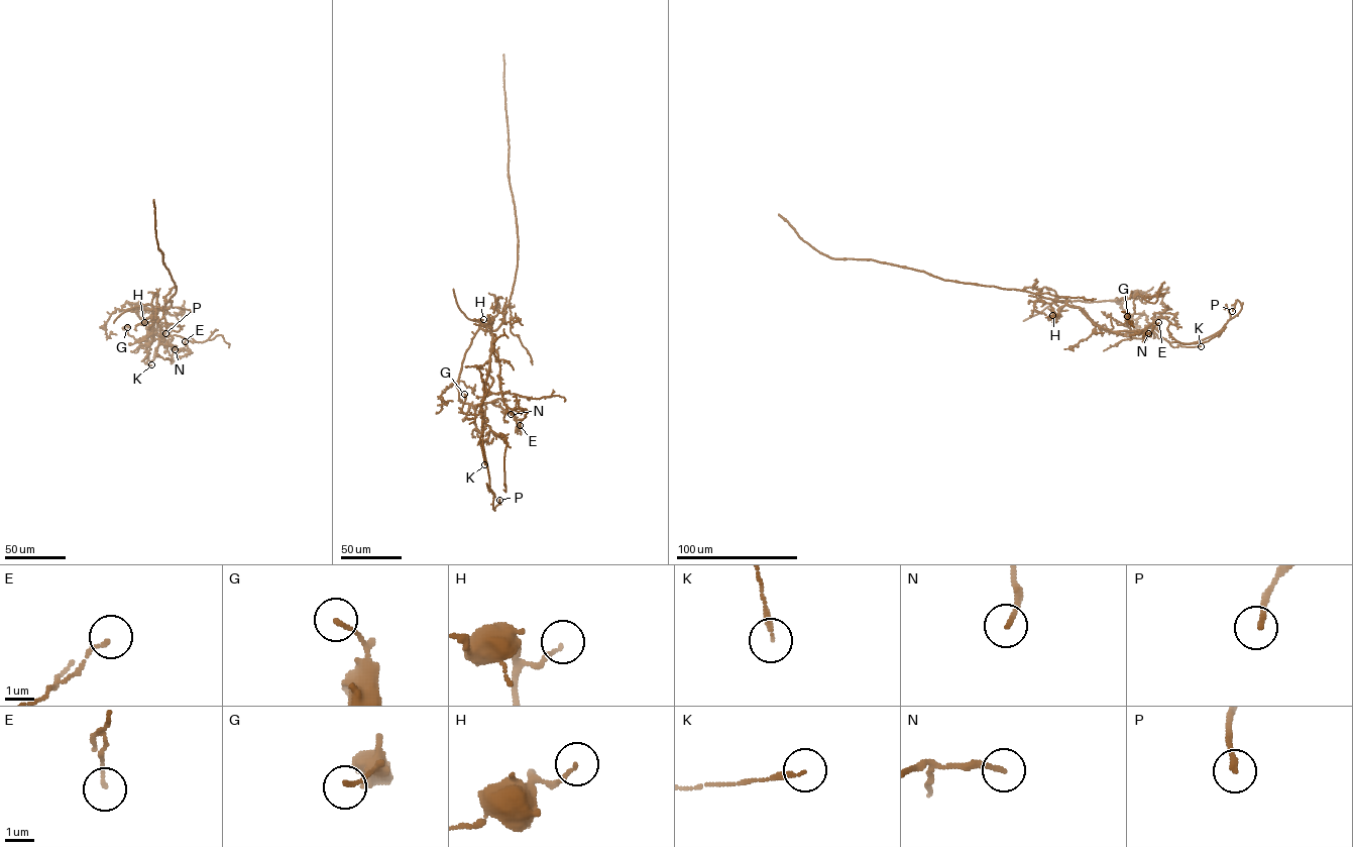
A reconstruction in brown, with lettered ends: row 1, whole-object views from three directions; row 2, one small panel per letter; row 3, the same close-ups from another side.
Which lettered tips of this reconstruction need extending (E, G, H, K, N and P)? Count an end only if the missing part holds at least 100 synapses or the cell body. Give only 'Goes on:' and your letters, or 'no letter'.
Goes on: no letter

